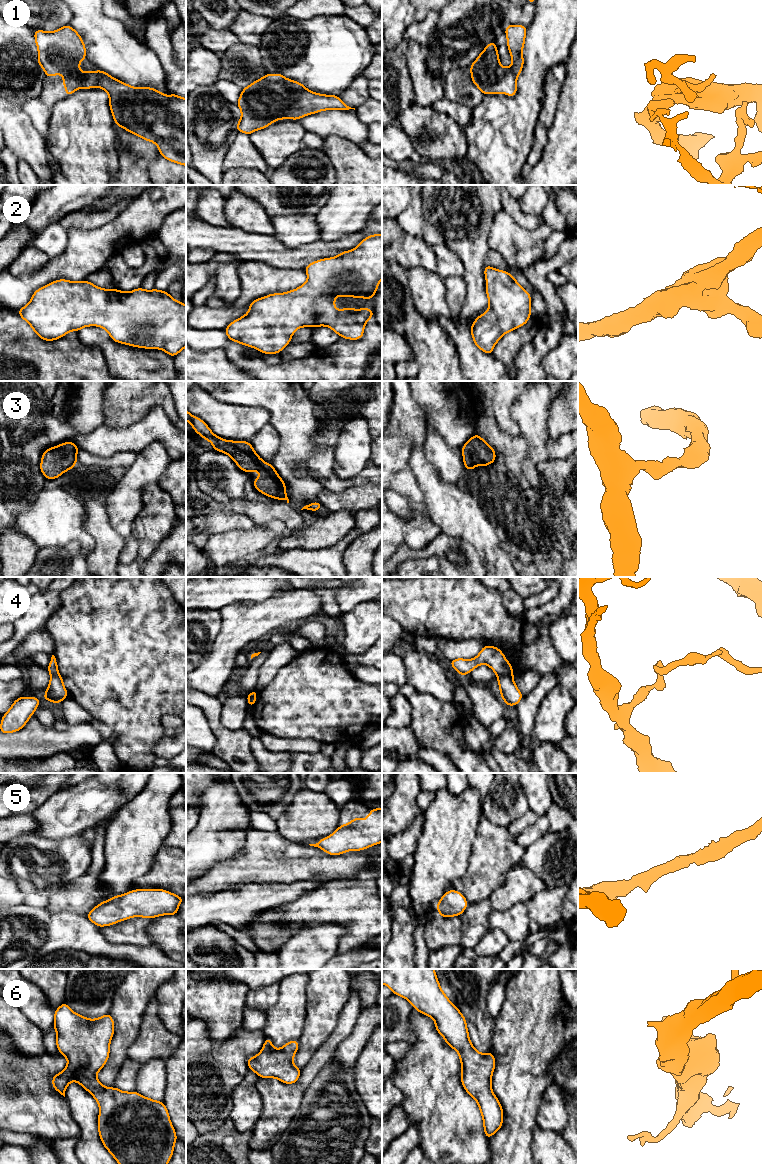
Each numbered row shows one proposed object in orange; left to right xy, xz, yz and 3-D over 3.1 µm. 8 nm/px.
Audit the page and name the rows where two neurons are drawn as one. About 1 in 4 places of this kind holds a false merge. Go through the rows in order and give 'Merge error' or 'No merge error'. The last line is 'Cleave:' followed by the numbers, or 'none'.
1: No merge error
2: No merge error
3: No merge error
4: Merge error
5: No merge error
6: No merge error
Cleave: 4

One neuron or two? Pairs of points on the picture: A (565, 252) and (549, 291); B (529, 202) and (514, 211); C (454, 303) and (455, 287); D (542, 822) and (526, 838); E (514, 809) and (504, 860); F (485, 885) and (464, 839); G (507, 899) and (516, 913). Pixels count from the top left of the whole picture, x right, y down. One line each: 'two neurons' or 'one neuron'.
A: one neuron
B: two neurons
C: one neuron
D: one neuron
E: two neurons
F: two neurons
G: two neurons

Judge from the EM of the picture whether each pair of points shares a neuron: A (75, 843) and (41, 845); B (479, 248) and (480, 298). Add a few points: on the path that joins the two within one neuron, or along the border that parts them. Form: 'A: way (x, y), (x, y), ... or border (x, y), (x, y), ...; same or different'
A: way (67, 845), (49, 845); same
B: way (476, 260), (476, 286); same

